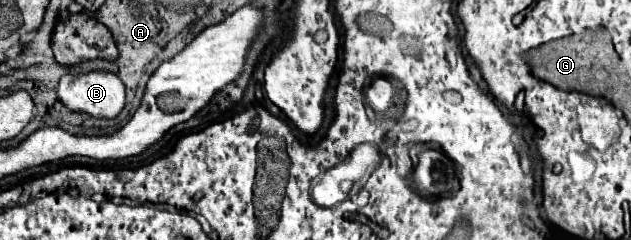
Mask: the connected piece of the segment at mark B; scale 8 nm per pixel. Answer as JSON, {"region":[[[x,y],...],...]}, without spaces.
{"region":[[[67,73],[59,81],[57,95],[69,111],[97,119],[115,119],[125,107],[123,83],[111,73]]]}

